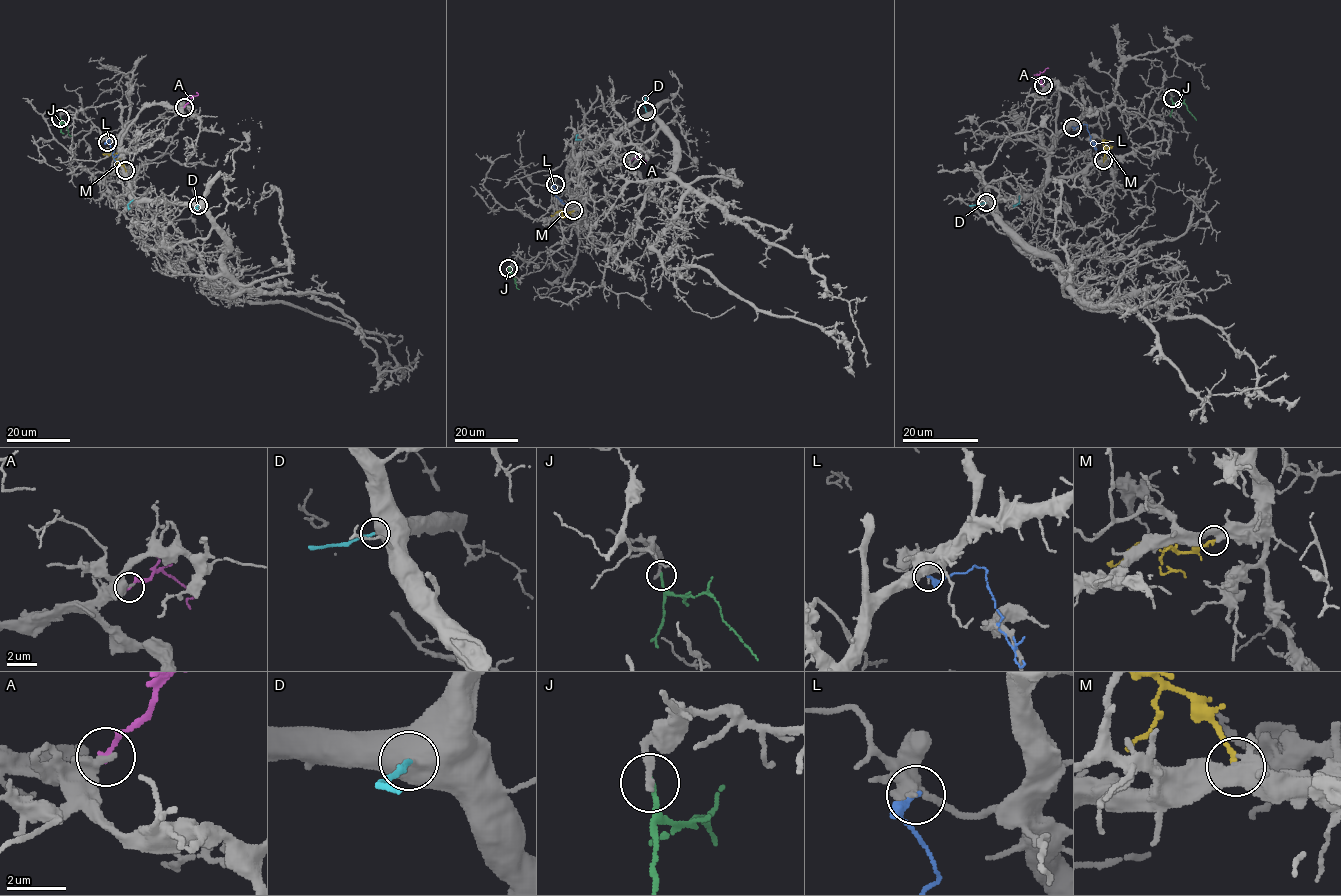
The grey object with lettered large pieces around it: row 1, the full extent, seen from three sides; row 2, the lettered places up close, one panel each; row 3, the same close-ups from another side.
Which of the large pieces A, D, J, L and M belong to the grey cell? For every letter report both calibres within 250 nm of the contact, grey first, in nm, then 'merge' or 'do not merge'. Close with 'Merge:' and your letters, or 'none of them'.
A: 400/170 nm | do not merge
D: 550/160 nm | do not merge
J: 240/170 nm | merge
L: 170/280 nm | do not merge
M: 420/180 nm | do not merge
Merge: J

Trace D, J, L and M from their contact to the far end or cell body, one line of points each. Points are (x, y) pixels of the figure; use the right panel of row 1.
D: (986, 202), (1019, 196), (1019, 201), (1013, 207)
J: (1172, 98), (1176, 104), (1183, 103), (1196, 120)
L: (1072, 126), (1085, 124), (1097, 149)
M: (1103, 160), (1106, 152), (1103, 140), (1110, 141)

